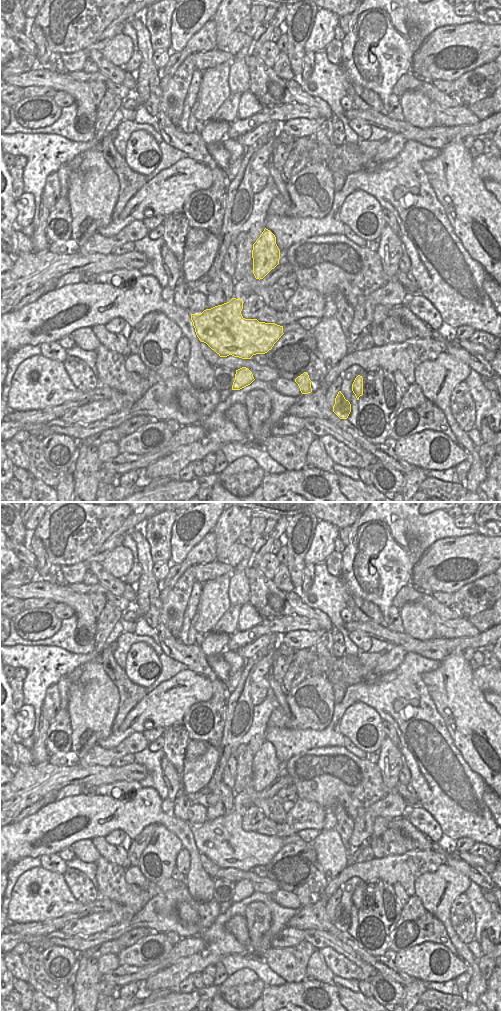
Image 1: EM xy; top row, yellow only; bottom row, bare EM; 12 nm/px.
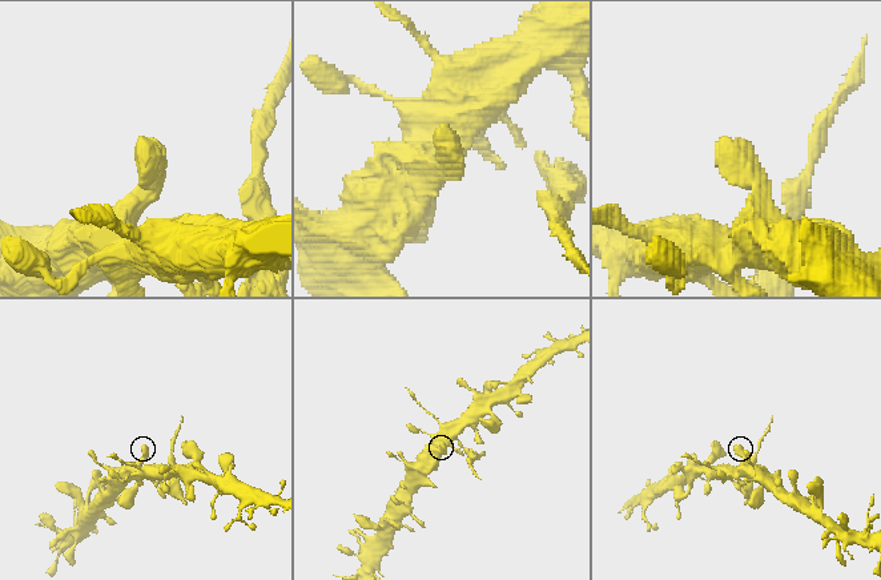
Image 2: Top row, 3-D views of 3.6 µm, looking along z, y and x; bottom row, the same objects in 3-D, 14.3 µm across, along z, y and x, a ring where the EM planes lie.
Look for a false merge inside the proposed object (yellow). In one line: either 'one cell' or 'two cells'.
two cells

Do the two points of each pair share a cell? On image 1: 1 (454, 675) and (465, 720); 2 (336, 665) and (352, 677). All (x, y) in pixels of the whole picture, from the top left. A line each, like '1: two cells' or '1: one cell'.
1: one cell
2: one cell

